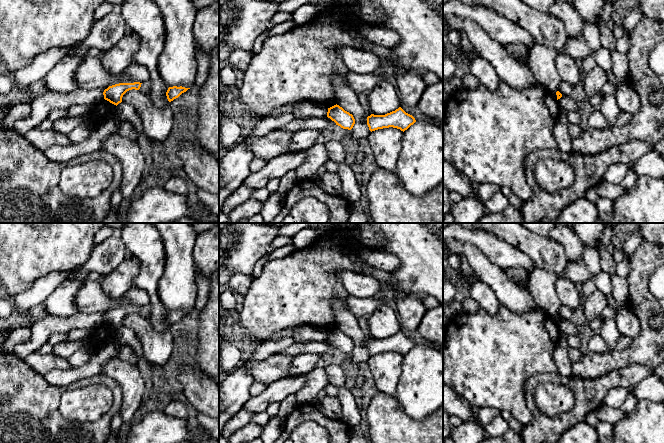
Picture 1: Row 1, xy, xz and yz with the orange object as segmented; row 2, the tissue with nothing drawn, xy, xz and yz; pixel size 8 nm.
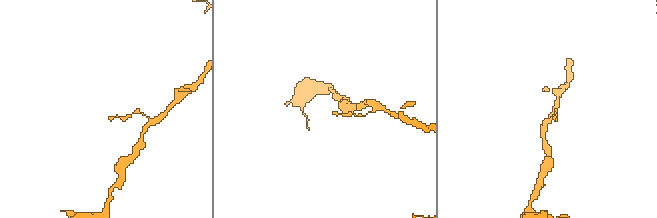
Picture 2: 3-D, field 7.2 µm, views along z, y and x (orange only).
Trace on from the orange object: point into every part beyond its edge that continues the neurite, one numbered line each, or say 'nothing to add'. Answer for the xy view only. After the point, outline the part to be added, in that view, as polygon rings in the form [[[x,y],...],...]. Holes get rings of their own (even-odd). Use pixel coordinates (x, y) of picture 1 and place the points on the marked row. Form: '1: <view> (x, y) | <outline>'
nothing to add

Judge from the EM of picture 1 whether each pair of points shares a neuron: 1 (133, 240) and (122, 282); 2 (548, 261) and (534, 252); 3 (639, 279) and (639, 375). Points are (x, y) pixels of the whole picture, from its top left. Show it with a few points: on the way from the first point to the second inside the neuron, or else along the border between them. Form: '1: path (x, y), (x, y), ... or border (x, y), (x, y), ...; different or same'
1: border (131, 254), (139, 264), (139, 273), (135, 278); different
2: path (545, 258), (537, 252); same
3: border (616, 368), (629, 365), (644, 365), (652, 371); different

